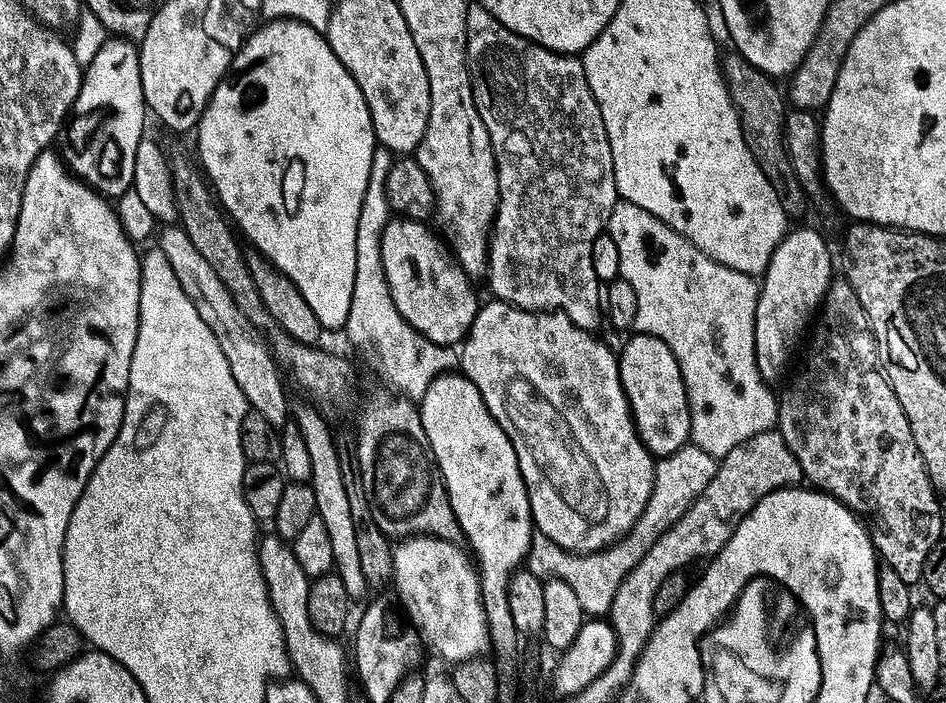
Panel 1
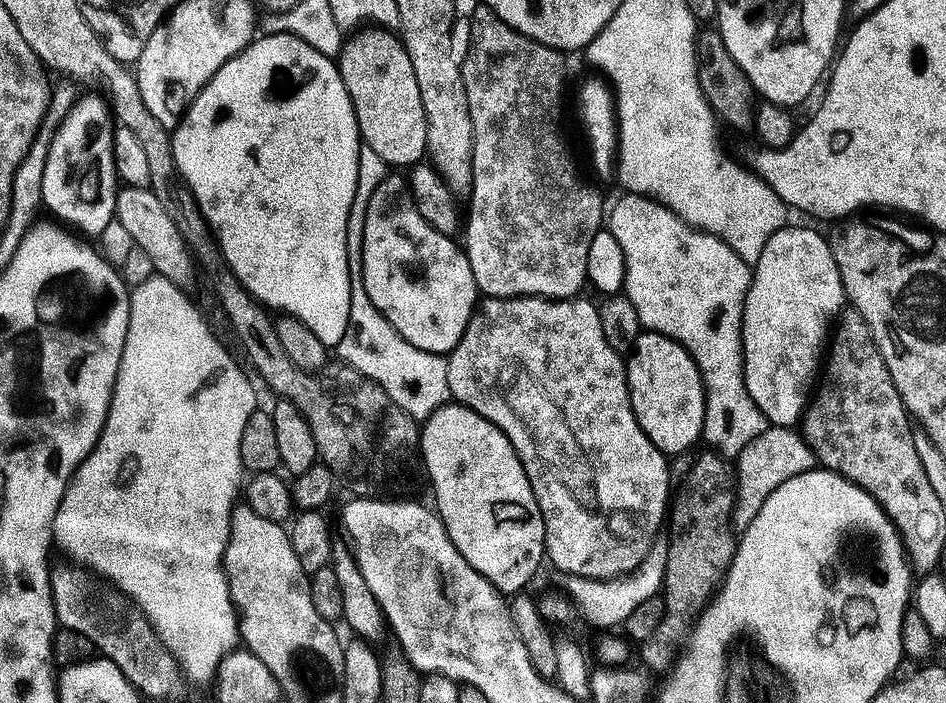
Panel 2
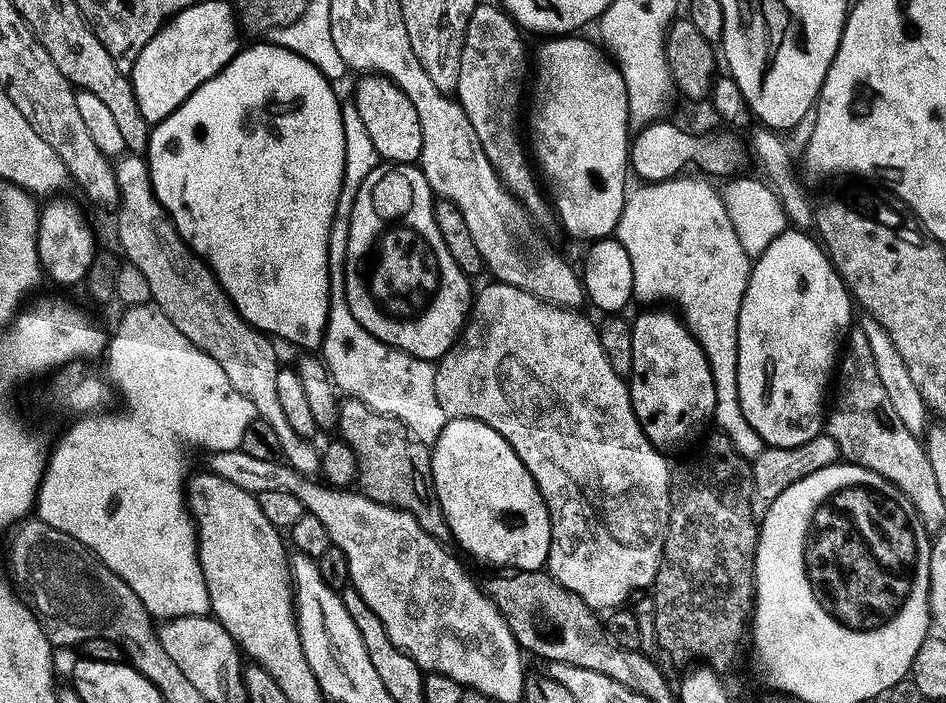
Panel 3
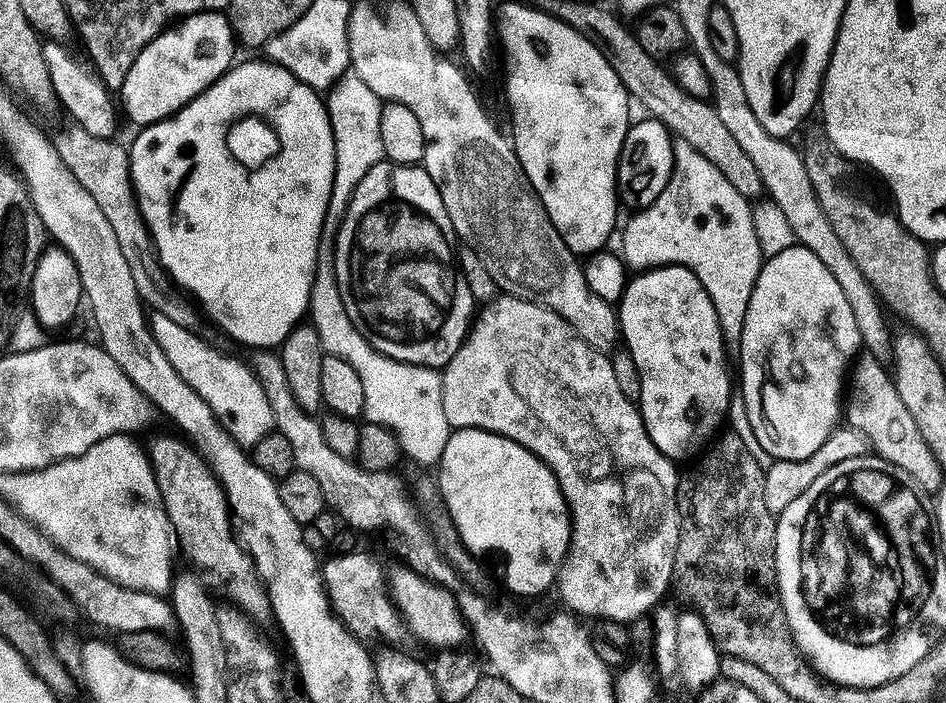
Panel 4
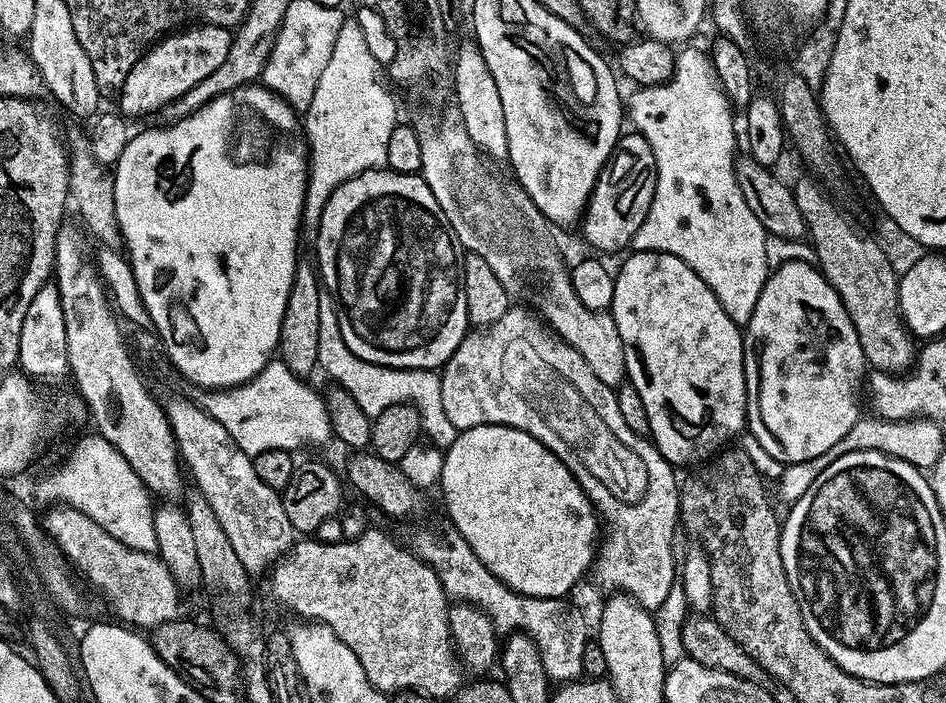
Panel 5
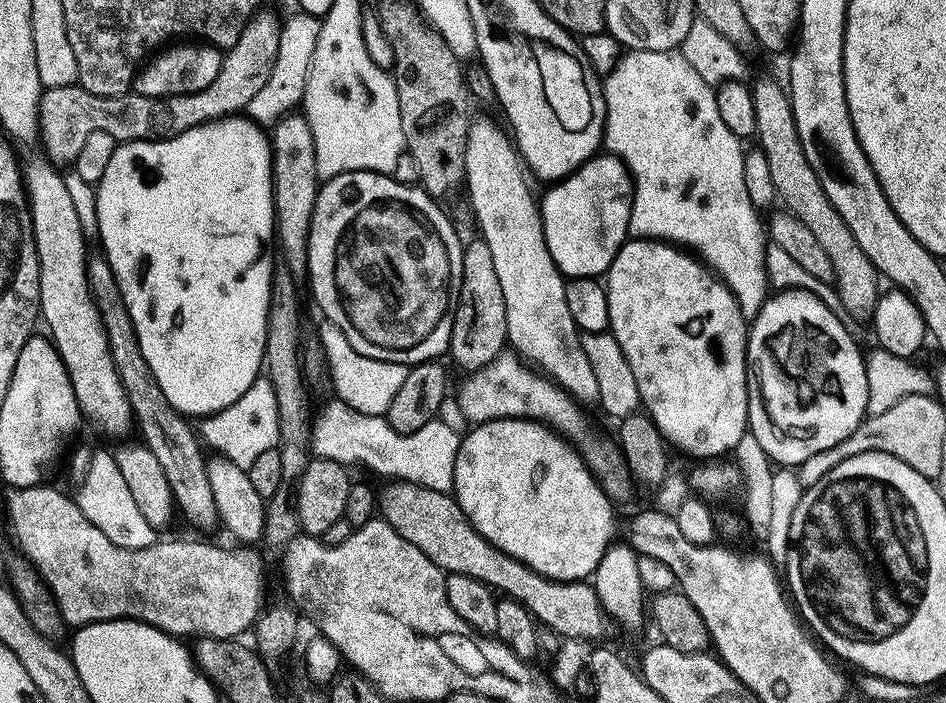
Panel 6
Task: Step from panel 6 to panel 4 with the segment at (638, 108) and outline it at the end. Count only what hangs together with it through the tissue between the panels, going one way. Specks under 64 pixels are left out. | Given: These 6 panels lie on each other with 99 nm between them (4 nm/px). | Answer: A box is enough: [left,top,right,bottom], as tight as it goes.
[622,147,766,346]

